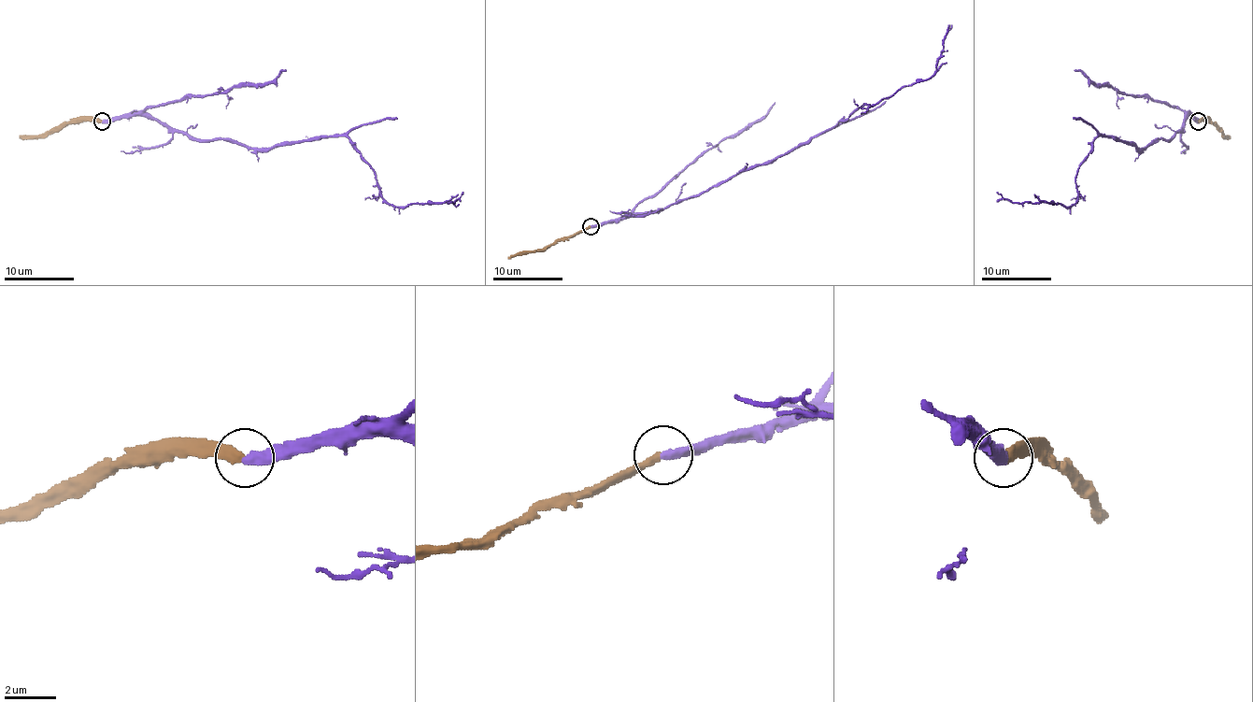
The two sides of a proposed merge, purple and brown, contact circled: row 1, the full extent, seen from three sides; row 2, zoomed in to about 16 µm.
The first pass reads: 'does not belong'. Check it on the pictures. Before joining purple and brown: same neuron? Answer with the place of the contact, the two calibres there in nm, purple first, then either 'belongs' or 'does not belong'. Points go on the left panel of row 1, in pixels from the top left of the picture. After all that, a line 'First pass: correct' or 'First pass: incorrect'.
(102, 121) | 400/340 nm | belongs
First pass: incorrect

